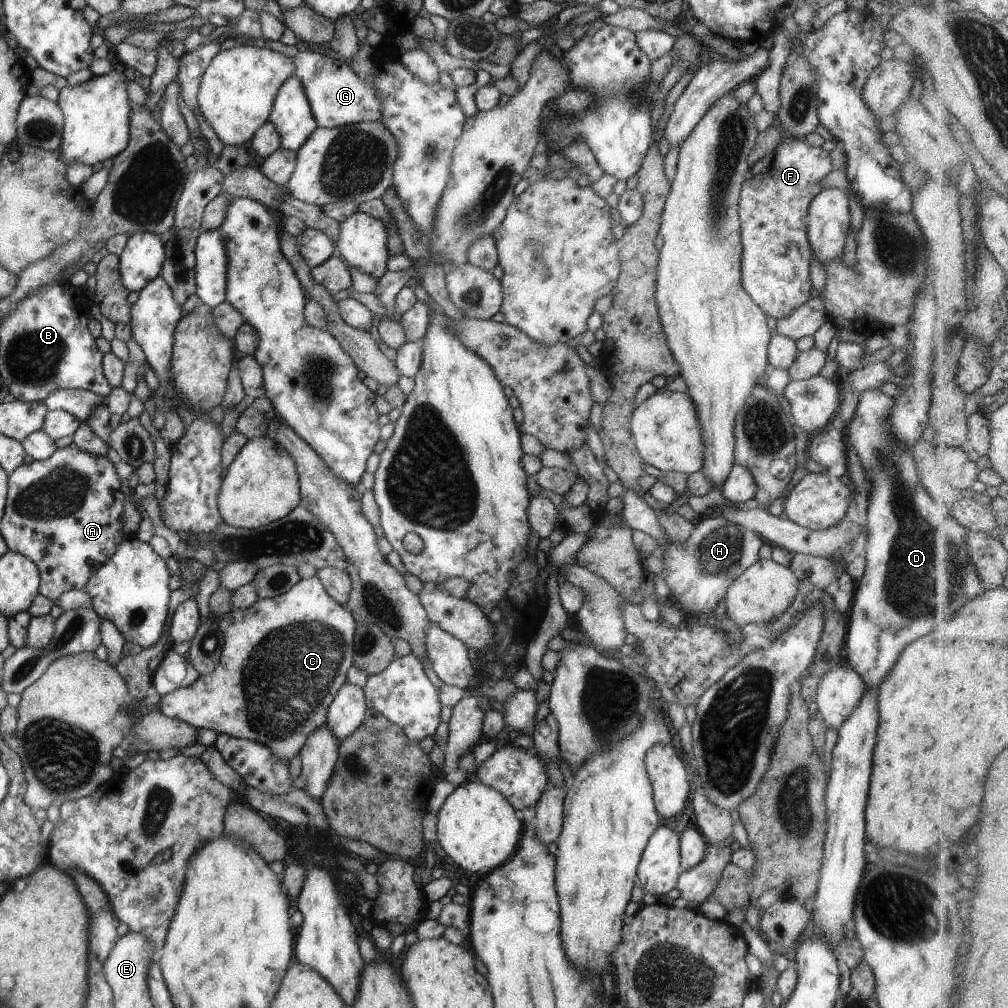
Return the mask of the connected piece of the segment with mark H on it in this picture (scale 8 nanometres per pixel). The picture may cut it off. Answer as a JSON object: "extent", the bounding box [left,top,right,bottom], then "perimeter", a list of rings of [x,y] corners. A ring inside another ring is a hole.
{"extent":[624,489,766,620],"perimeter":[[[624,489],[624,518],[632,530],[642,530],[656,538],[658,546],[653,553],[663,558],[664,571],[661,577],[670,589],[673,604],[686,614],[702,614],[710,620],[714,608],[727,595],[732,581],[760,559],[758,550],[766,542],[758,533],[713,513],[700,516],[688,538],[673,541],[657,519],[656,510],[634,491]]]}

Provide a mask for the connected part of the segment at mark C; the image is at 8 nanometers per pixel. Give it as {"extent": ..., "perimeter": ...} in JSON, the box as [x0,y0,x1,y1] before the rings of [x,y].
{"extent":[158,577,357,763],"perimeter":[[[306,577],[300,579],[290,590],[274,598],[260,599],[252,606],[245,609],[234,609],[219,619],[219,625],[223,632],[223,651],[218,661],[218,666],[208,674],[199,677],[188,686],[177,688],[168,694],[162,695],[158,704],[158,711],[164,716],[178,719],[194,726],[197,729],[212,729],[218,734],[224,733],[230,737],[239,739],[250,739],[258,741],[268,746],[268,748],[281,760],[287,763],[299,754],[304,746],[306,739],[316,730],[327,722],[327,710],[330,703],[334,700],[336,693],[342,685],[347,682],[347,670],[353,664],[354,635],[357,622],[354,615],[344,605],[336,602],[332,598],[326,587],[322,584],[320,577]]]}

